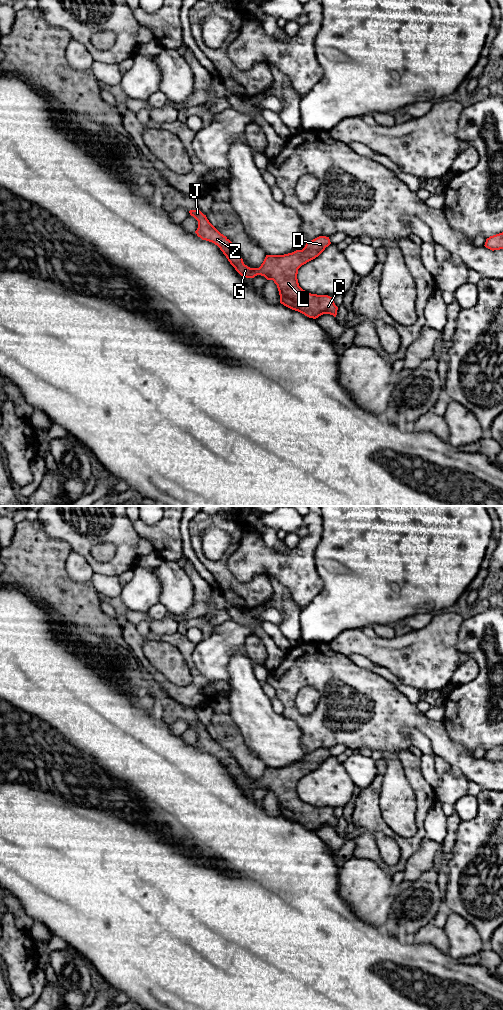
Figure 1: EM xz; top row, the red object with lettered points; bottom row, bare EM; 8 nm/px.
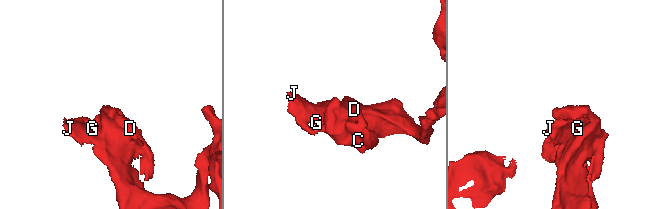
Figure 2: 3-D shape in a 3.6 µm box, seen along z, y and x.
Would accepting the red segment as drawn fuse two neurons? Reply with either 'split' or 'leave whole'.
leave whole

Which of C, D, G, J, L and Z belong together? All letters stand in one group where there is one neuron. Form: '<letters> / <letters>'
C D G J L Z

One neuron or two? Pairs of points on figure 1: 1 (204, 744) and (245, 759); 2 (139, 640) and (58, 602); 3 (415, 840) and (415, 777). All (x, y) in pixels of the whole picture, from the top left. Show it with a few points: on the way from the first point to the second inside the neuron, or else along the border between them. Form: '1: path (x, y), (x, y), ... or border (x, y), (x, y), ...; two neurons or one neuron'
1: border (214, 739), (231, 754), (243, 775); two neurons
2: border (120, 621), (123, 640), (133, 653); two neurons
3: path (420, 824), (421, 793); one neuron

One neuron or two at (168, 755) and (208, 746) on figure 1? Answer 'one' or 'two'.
two

